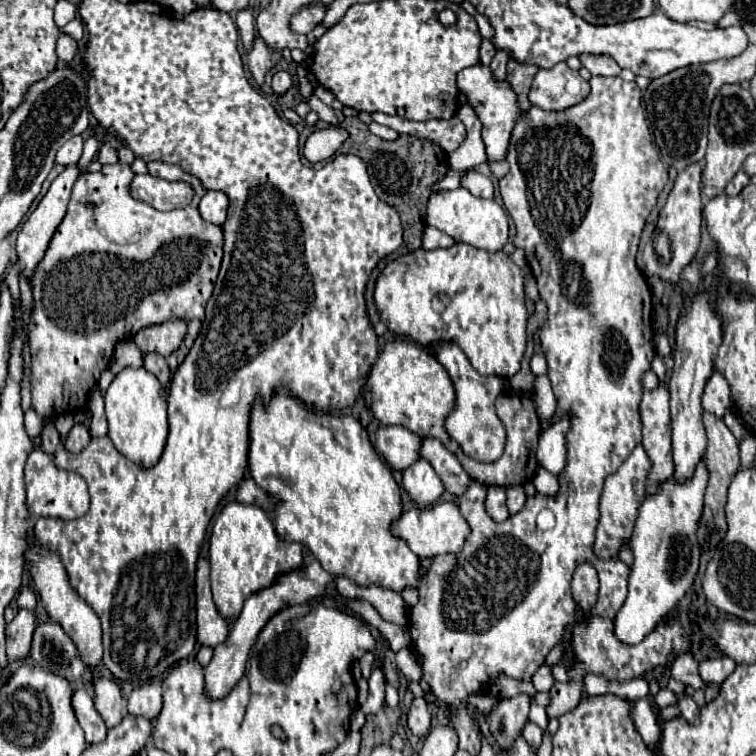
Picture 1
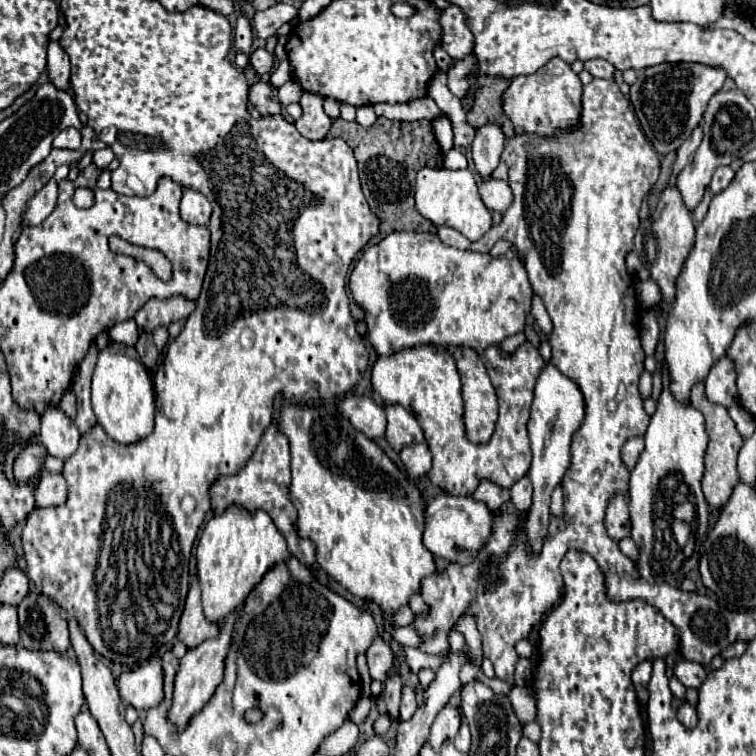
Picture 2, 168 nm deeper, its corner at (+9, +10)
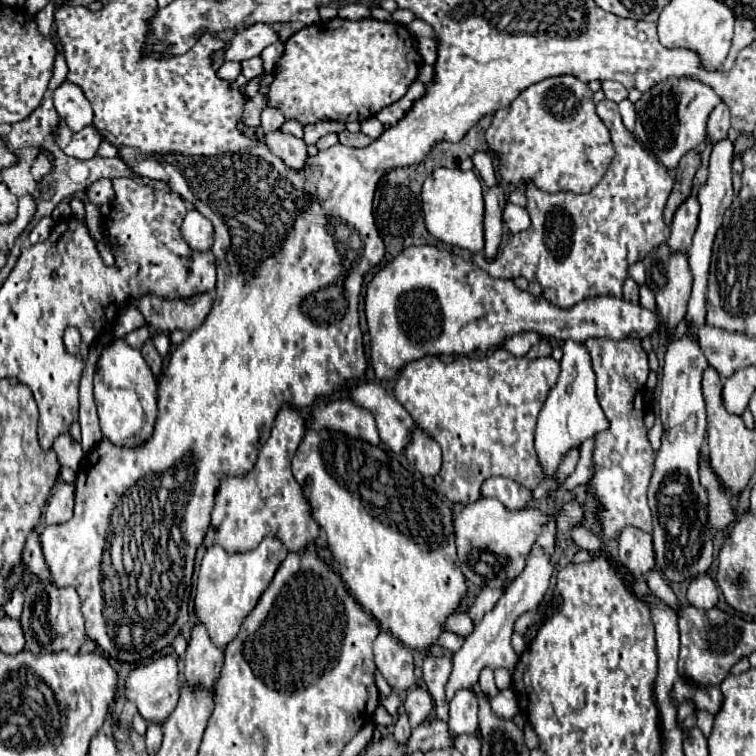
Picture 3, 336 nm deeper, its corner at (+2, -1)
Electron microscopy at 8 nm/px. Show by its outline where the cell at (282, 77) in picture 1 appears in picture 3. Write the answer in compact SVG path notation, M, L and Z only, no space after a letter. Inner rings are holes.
M251 57L251 59L241 61L241 73L243 73L247 79L253 79L255 75L261 75L261 71L263 71L263 61L261 61L261 57Z

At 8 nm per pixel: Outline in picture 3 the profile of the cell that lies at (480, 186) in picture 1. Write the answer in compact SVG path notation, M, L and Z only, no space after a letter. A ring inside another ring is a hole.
M507 203L505 211L503 211L503 221L507 223L507 227L513 231L513 233L521 233L525 229L531 227L531 219L529 219L529 213L523 209L523 207L517 207L513 203Z

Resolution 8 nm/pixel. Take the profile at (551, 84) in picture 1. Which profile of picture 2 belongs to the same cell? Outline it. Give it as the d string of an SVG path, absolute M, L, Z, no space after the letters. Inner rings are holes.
M552 58L538 72L516 76L504 92L504 112L510 116L516 132L536 132L550 136L556 128L570 128L580 116L582 82L578 74L560 58Z

